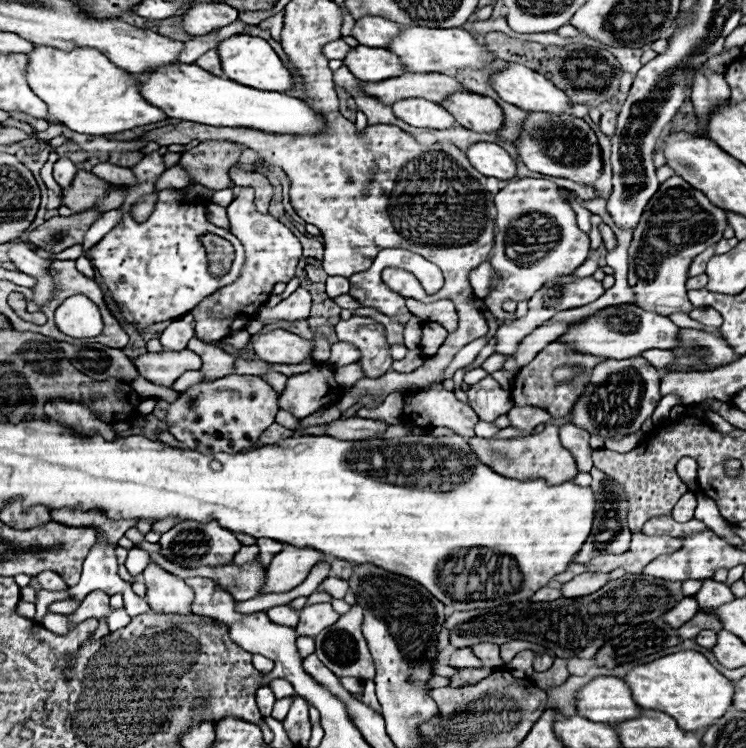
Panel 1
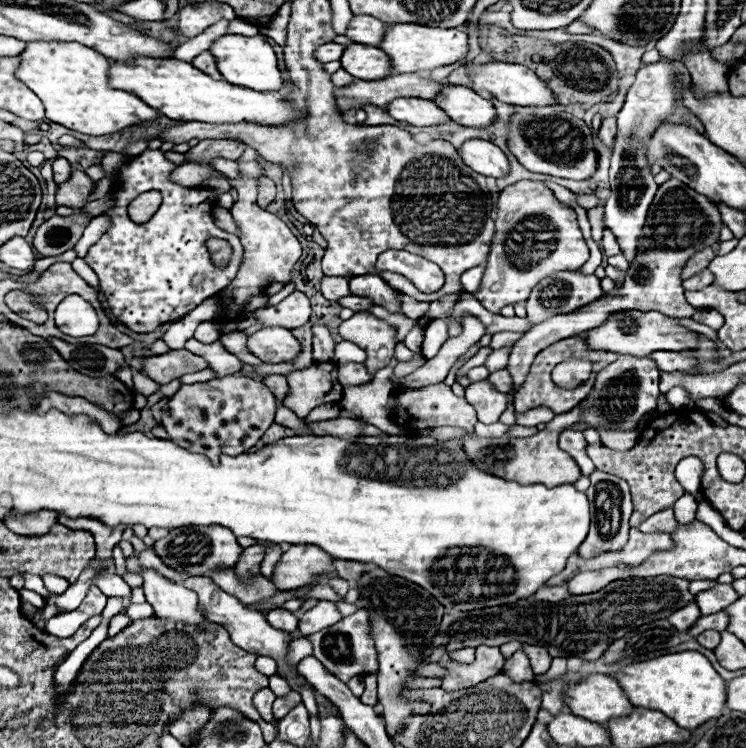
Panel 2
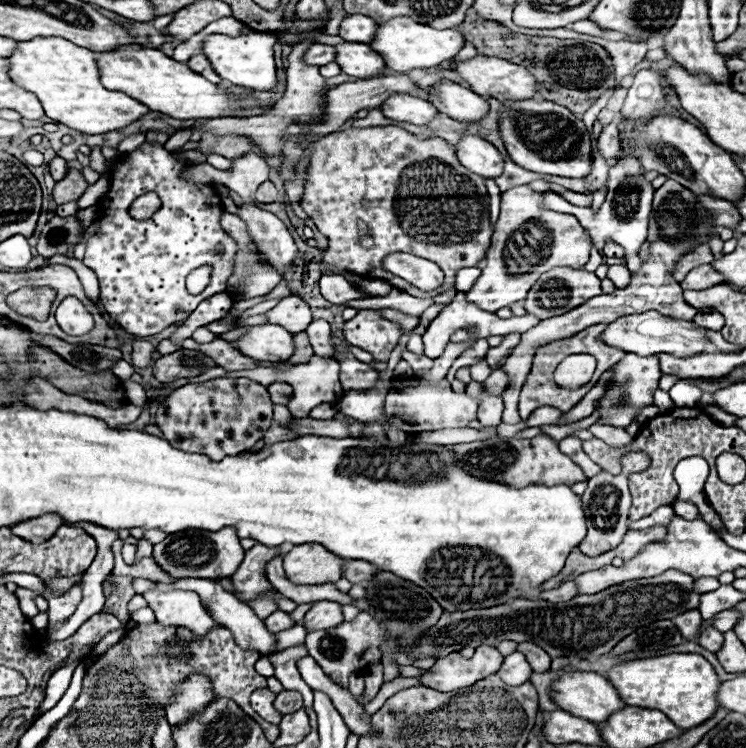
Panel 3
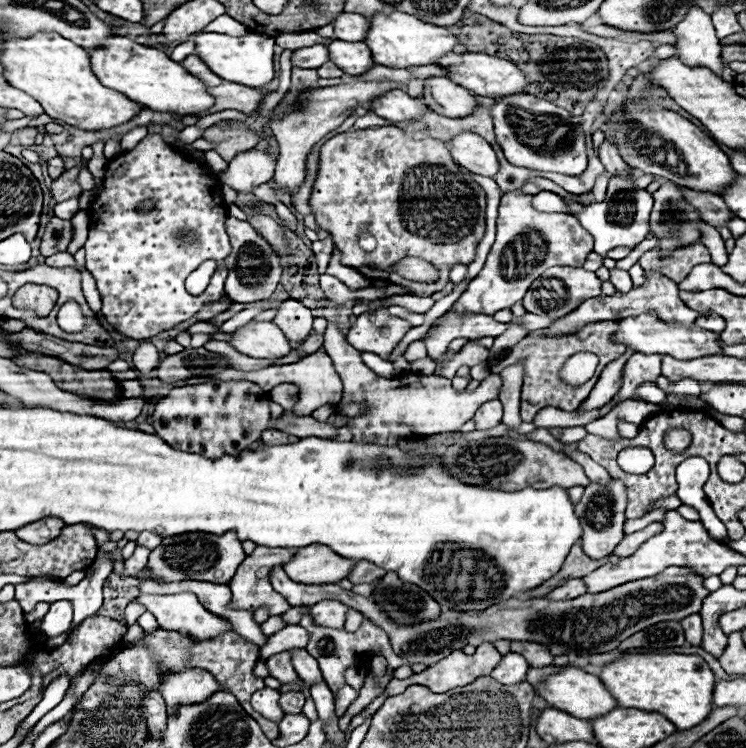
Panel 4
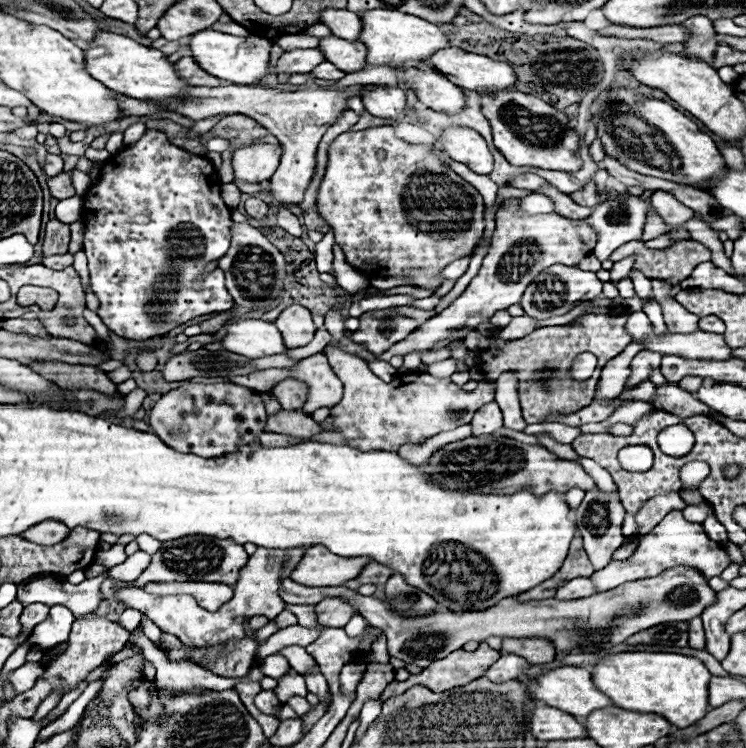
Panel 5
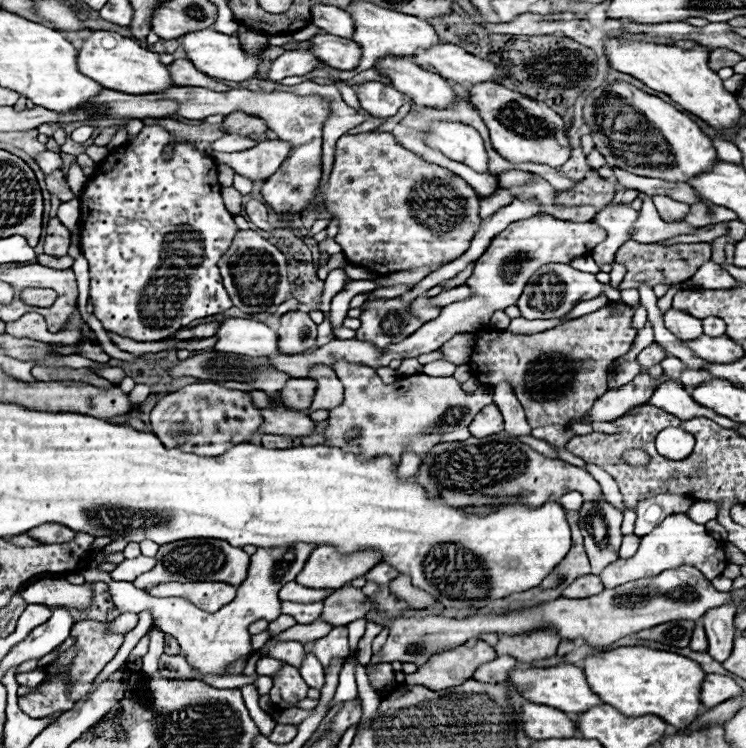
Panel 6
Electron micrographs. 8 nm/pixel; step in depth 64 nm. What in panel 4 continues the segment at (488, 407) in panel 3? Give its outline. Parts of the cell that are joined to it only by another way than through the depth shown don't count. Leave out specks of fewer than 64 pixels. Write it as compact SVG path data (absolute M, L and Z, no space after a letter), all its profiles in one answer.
M490 400L486 404L482 404L476 414L474 414L474 422L476 422L476 430L490 430L494 426L500 424L502 418L502 406L498 400Z

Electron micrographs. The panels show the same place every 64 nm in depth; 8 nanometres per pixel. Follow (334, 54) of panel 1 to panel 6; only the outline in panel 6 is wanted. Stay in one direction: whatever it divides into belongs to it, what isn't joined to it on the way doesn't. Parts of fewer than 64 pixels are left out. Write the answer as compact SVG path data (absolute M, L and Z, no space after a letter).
M290 50L272 62L272 68L266 72L266 78L262 78L262 80L280 82L282 78L288 78L288 76L304 76L314 68L316 62L320 62L320 60L314 58L308 50L304 50L304 52Z

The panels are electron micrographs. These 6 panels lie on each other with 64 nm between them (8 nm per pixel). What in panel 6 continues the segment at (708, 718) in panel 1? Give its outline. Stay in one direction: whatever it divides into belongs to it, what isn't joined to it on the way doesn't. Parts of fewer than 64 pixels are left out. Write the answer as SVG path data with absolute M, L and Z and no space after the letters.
M620 646L608 652L586 656L582 668L594 694L598 694L604 704L614 706L624 716L654 714L682 730L690 726L702 712L698 696L704 670L698 662L686 656L646 646Z

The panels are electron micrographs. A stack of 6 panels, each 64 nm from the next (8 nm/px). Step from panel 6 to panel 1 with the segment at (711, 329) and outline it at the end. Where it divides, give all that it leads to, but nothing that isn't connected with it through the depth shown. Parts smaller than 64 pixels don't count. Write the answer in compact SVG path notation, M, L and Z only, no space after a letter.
M694 308L690 312L690 318L698 320L698 322L710 326L710 328L720 328L722 326L722 316L712 308Z

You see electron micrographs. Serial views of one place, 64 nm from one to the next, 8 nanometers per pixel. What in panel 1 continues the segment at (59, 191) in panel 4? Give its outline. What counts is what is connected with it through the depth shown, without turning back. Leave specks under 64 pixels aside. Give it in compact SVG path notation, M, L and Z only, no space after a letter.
M78 170L74 182L68 188L62 188L60 202L74 212L84 212L90 210L94 202L104 198L110 190L114 190L114 186L106 180L100 180L86 170Z

